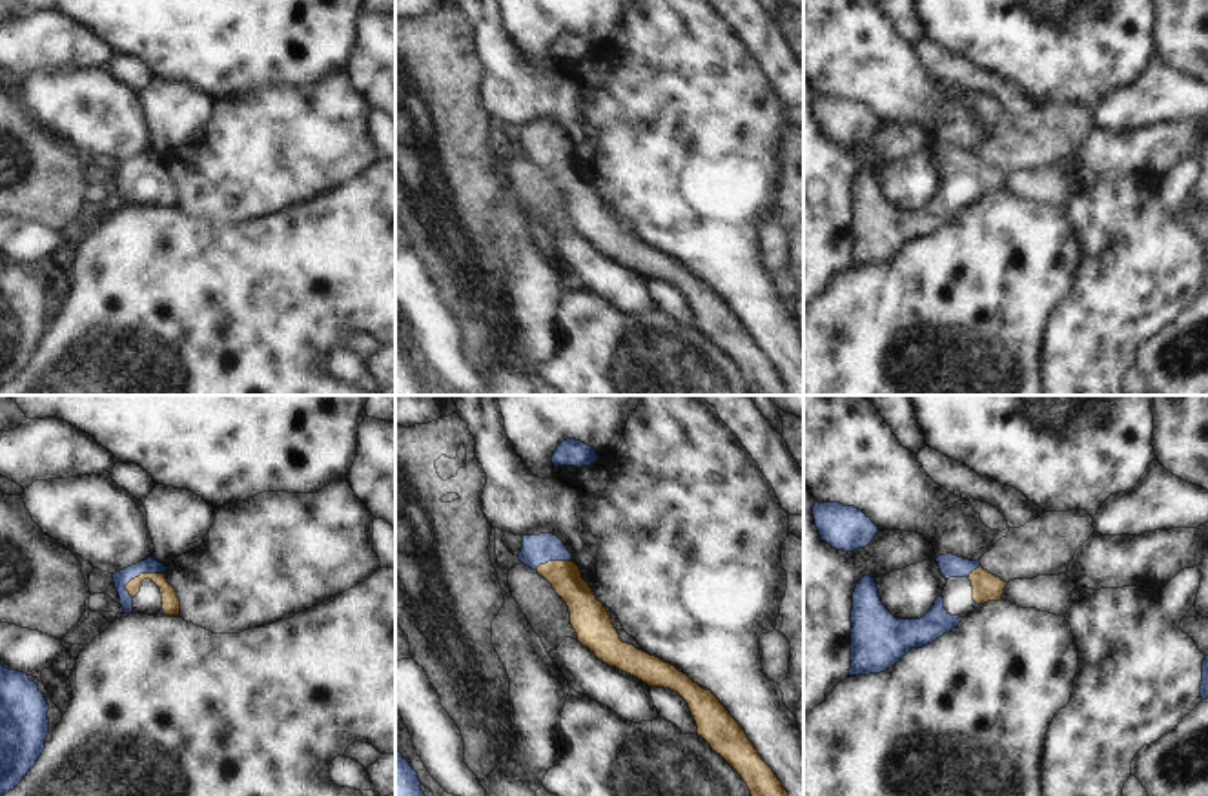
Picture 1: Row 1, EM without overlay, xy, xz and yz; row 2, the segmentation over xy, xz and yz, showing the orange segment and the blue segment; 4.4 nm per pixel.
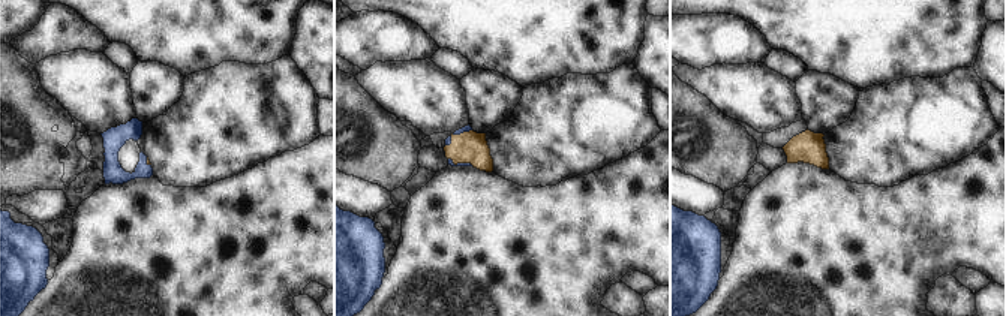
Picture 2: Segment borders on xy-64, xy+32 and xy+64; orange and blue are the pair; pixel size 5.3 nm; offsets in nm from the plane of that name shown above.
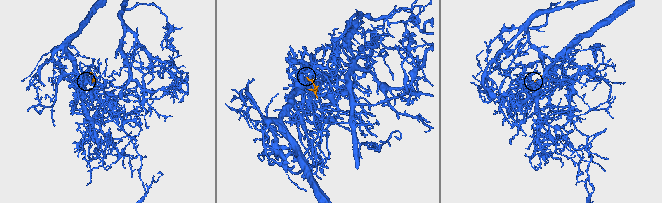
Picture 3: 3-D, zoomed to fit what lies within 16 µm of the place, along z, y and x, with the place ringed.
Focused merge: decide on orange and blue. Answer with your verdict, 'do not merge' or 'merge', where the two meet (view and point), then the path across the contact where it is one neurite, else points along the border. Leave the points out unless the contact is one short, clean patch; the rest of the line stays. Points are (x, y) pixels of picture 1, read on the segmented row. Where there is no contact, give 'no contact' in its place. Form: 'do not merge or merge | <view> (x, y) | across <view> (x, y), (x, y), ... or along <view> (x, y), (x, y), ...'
merge | xy (143, 574) | across xy (170, 602), (168, 591), (143, 574), (150, 565)

